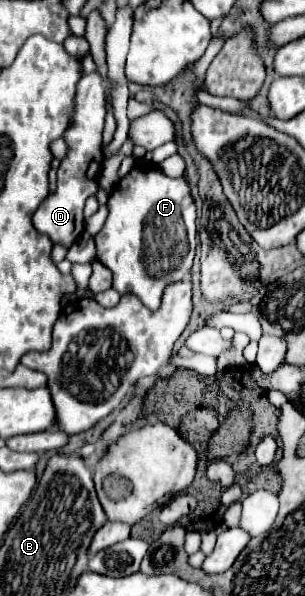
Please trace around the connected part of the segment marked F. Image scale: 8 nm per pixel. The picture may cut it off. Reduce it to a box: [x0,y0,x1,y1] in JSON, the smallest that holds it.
[95,164,197,310]

